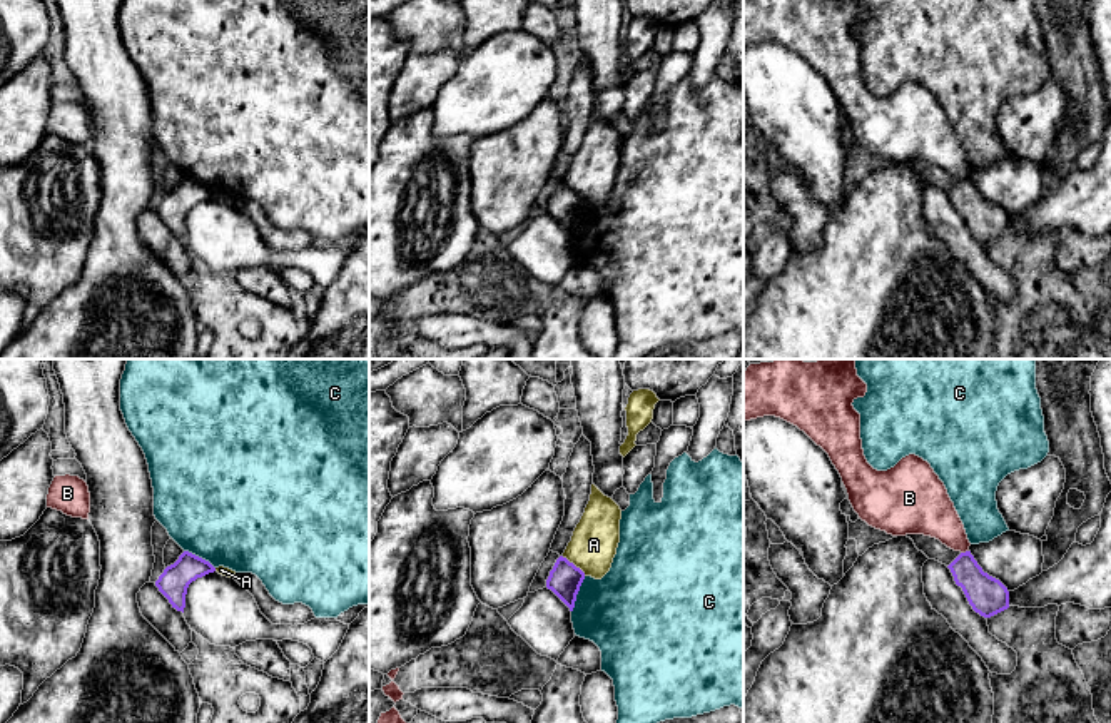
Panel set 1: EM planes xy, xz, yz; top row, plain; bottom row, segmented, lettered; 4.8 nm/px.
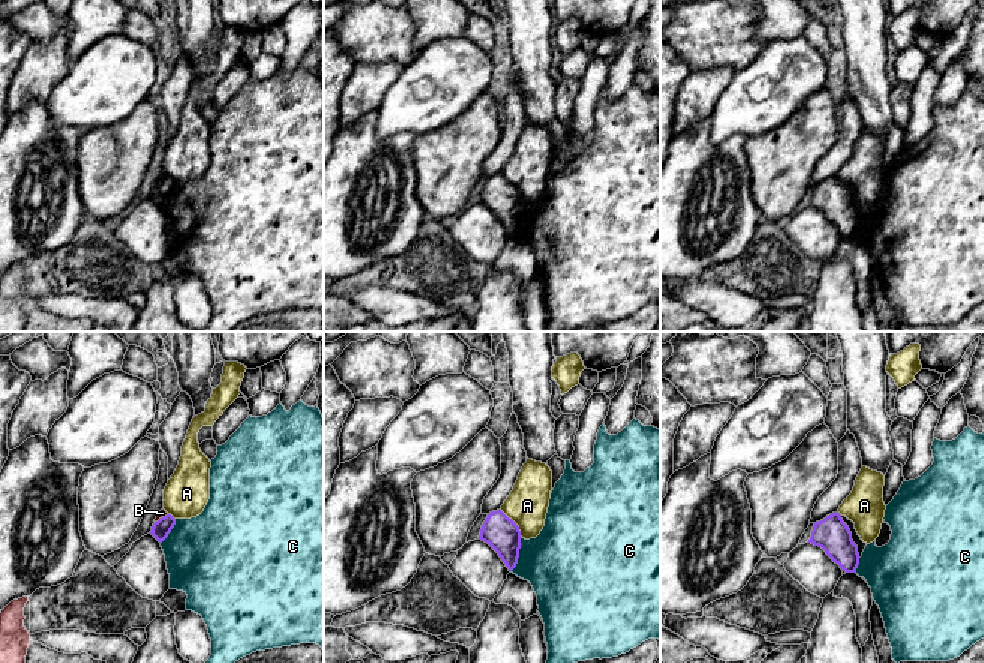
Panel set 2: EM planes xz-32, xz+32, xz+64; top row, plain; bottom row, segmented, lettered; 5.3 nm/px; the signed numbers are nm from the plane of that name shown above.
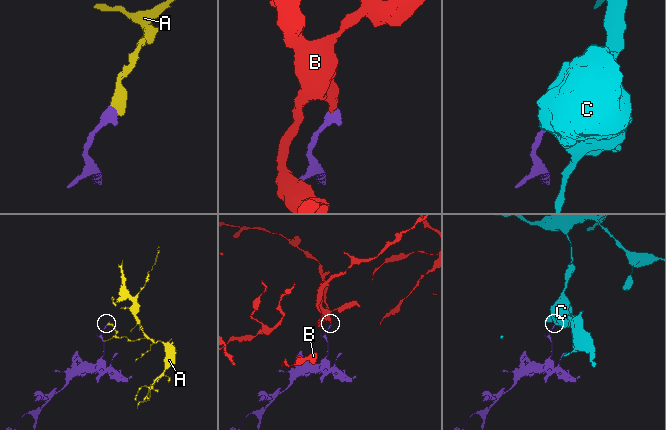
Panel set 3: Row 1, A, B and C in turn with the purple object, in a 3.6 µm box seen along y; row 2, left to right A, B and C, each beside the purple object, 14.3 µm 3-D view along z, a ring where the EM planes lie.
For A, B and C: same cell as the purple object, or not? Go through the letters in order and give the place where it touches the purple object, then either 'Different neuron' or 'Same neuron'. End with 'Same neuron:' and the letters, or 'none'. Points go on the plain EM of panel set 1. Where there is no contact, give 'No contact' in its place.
A: Touches purple at xz (572, 189). Different neuron
B: Touches purple at yz (966, 177). Different neuron
C: Touches purple at xz (577, 219). Different neuron
Same neuron: none

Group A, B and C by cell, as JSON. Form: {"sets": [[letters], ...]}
{"sets": [["A"], ["B"], ["C"]]}

